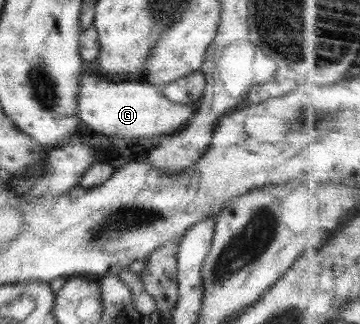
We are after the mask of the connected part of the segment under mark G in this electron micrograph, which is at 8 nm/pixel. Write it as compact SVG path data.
M82 73L80 77L77 117L83 129L93 129L103 135L117 137L161 137L177 132L195 115L196 102L171 102L159 90L143 81L109 80L99 73Z

